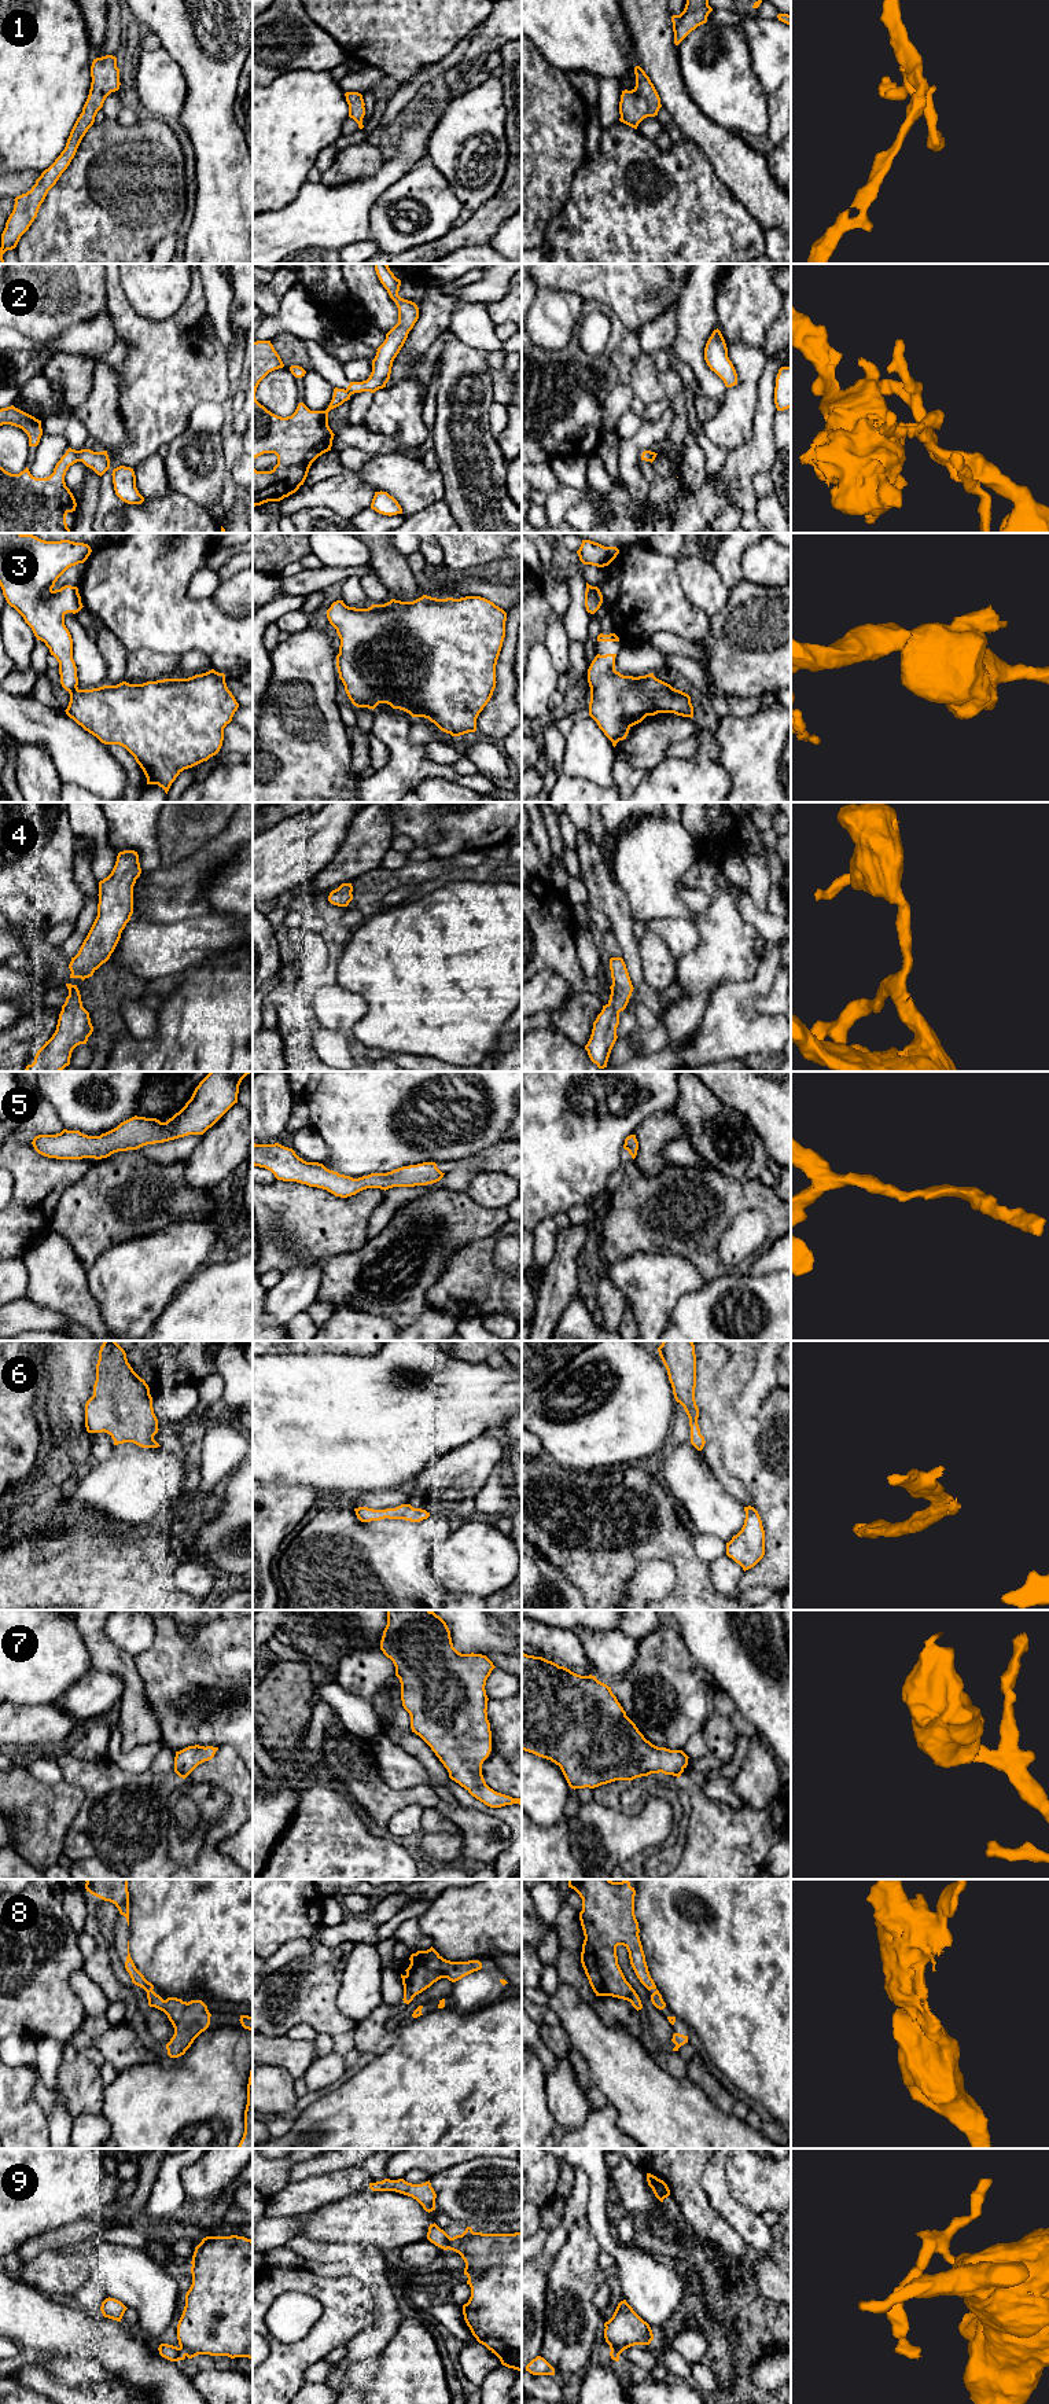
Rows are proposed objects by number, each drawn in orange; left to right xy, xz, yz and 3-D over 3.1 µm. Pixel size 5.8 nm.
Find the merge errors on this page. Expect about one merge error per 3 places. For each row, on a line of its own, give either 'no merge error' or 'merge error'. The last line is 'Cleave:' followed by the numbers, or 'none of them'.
1: no merge error
2: merge error
3: no merge error
4: no merge error
5: no merge error
6: no merge error
7: no merge error
8: no merge error
9: merge error
Cleave: 2, 9

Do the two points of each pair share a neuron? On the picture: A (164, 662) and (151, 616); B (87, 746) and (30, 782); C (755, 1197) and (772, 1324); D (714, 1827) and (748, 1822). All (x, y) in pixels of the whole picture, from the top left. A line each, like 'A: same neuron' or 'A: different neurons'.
A: different neurons
B: different neurons
C: different neurons
D: same neuron

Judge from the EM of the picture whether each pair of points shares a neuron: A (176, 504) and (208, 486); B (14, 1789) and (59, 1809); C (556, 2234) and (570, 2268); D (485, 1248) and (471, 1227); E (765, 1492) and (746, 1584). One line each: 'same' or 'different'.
A: different
B: same
C: different
D: different
E: same

